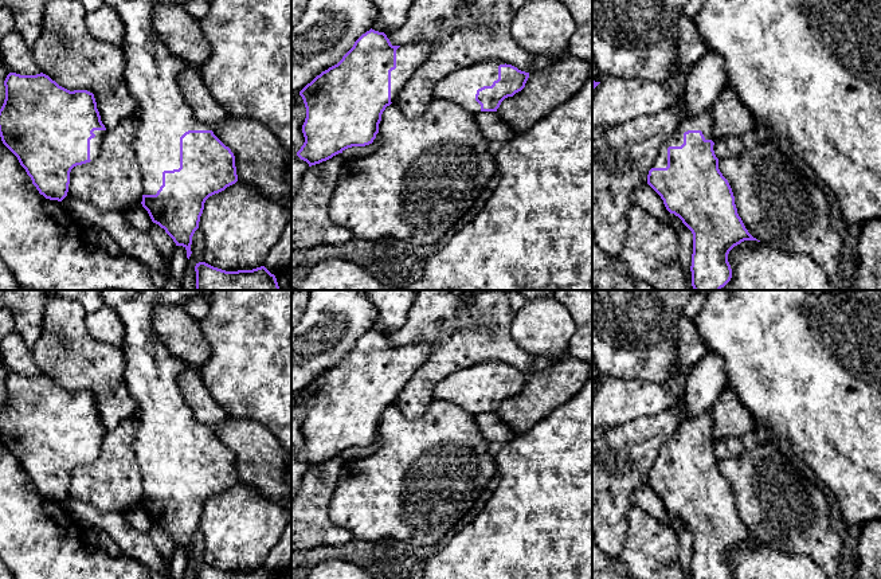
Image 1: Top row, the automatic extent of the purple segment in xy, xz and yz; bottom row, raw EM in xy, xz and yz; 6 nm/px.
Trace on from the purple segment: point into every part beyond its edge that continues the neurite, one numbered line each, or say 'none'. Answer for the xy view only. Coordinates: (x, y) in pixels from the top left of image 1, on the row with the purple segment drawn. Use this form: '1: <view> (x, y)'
1: xy (152, 71)
2: xy (96, 143)

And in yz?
1: yz (701, 120)

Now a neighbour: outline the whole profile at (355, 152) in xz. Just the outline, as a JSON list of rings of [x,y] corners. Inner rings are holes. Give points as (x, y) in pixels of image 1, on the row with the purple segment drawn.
[[[379,133],[376,134],[376,138],[372,144],[365,146],[352,146],[345,150],[342,150],[342,156],[345,160],[351,159],[361,159],[365,156],[369,156],[372,152],[375,152],[379,148]]]

